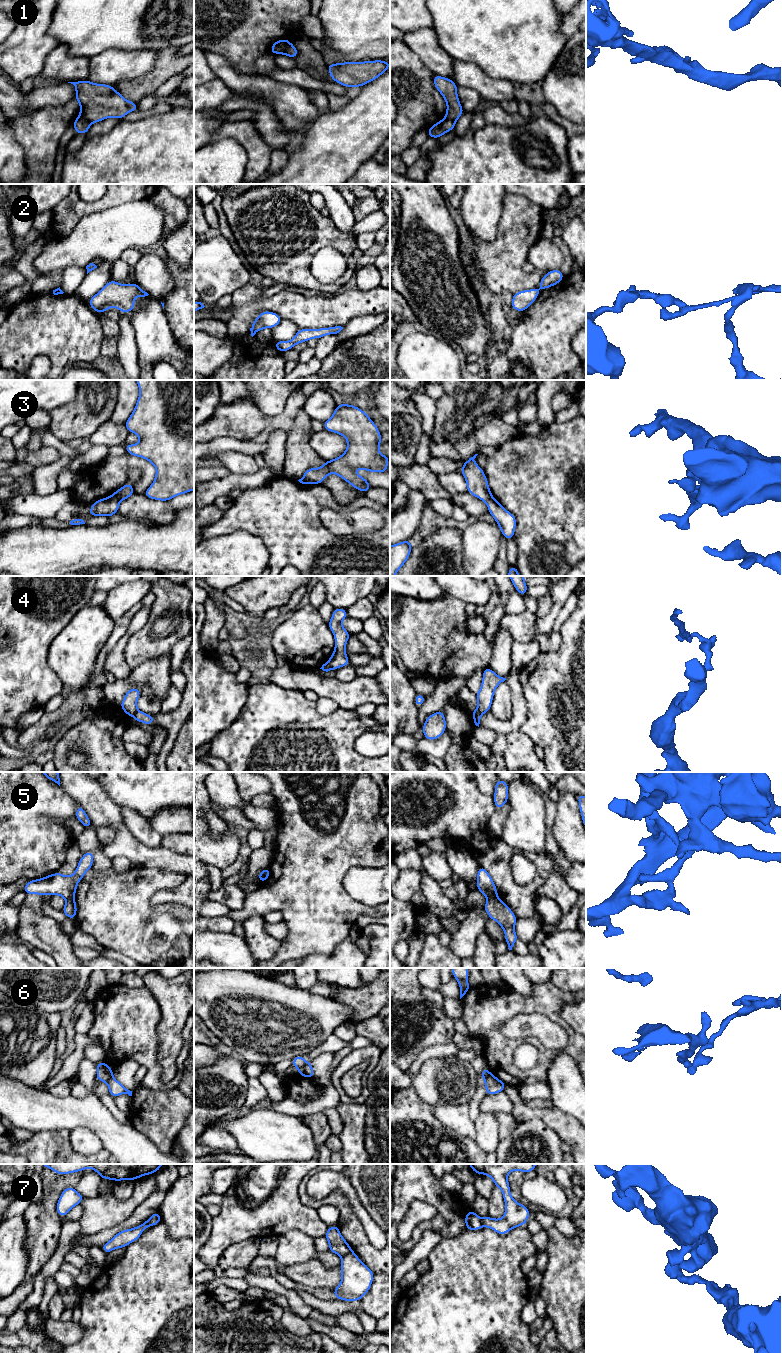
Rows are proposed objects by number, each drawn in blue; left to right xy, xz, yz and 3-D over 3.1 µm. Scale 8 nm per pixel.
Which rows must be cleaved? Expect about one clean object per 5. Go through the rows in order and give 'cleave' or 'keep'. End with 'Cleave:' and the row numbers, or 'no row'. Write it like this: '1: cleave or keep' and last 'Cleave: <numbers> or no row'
1: cleave
2: cleave
3: cleave
4: cleave
5: cleave
6: cleave
7: cleave
Cleave: 1, 2, 3, 4, 5, 6, 7

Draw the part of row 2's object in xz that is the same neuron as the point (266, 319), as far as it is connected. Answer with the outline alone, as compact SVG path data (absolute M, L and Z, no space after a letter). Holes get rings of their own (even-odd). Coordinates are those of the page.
M263 311L259 316L254 320L250 331L253 334L256 334L258 331L264 328L274 328L276 327L283 319L277 313L270 311Z

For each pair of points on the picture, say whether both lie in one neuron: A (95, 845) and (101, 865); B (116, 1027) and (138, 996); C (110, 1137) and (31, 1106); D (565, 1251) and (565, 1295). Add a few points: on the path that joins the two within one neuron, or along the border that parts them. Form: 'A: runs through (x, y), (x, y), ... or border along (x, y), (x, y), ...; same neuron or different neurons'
A: runs through (98, 850), (100, 860); same neuron
B: runs through (124, 1019), (138, 1004); same neuron
C: runs through (90, 1117), (85, 1112), (51, 1112); same neuron
D: runs through (565, 1262), (565, 1284); same neuron

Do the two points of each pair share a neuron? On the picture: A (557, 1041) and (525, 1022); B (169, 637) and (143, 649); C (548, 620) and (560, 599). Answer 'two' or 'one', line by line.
A: one
B: one
C: one

